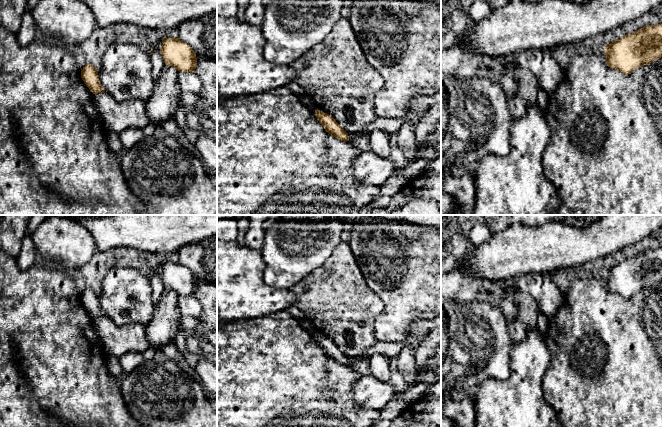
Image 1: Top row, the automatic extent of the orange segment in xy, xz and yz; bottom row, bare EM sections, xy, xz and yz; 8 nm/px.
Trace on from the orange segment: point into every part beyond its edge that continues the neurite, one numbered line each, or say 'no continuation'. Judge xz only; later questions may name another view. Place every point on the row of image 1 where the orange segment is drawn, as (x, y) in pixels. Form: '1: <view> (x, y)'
no continuation

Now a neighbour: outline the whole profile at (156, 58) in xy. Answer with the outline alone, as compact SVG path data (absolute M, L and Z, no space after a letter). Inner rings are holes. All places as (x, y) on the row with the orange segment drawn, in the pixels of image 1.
M162 40L156 42L153 50L150 52L150 59L152 62L152 75L154 80L157 80L160 76L161 70L165 63L160 52L162 46Z

